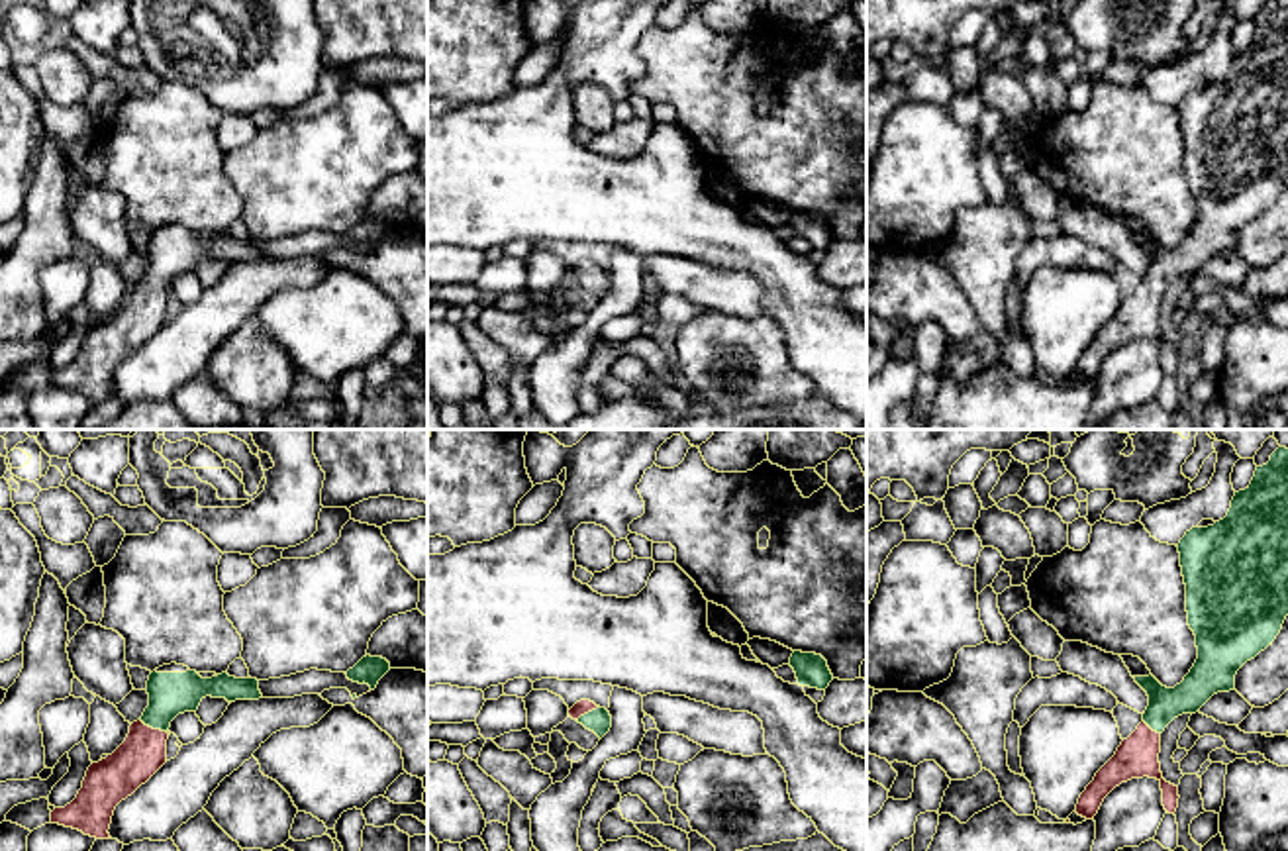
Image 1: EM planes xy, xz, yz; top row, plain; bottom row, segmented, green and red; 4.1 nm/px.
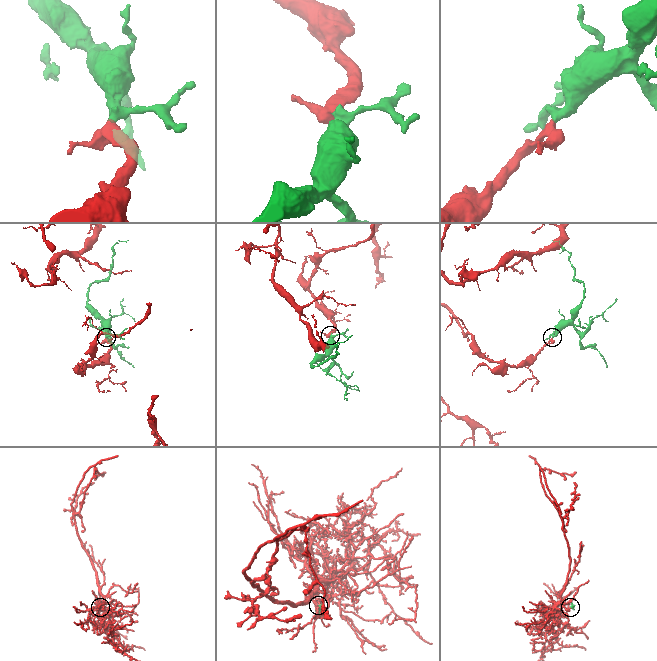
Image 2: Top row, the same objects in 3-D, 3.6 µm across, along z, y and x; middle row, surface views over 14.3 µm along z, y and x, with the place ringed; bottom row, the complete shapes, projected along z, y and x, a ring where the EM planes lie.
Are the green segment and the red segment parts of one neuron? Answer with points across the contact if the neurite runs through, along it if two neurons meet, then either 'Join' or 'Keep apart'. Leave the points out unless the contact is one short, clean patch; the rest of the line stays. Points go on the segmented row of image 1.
Path across: xy (169, 693), (153, 728), (144, 751). Join

